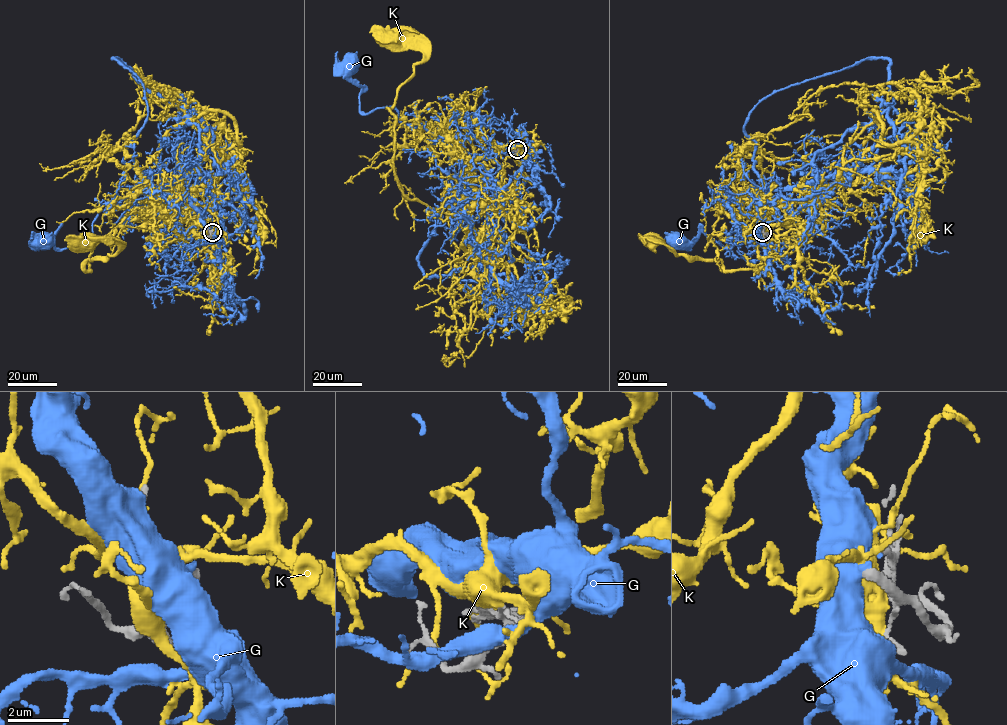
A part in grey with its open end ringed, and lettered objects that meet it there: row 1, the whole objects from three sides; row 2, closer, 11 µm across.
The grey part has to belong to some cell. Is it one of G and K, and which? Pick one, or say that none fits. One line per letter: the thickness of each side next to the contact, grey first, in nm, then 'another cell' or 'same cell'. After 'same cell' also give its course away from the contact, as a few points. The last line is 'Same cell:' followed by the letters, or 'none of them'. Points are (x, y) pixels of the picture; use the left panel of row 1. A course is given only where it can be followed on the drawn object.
G: calibres 320 and 440 nm; another cell
K: calibres 180 and 160 nm; another cell
Same cell: none of them

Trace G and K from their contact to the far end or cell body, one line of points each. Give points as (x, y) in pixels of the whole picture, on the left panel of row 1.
G: (212, 231), (185, 198), (149, 191), (102, 210), (87, 240), (58, 249), (56, 231), (46, 241)
K: (211, 229), (187, 207), (162, 210), (162, 199), (105, 235), (86, 270), (118, 250), (86, 240)

